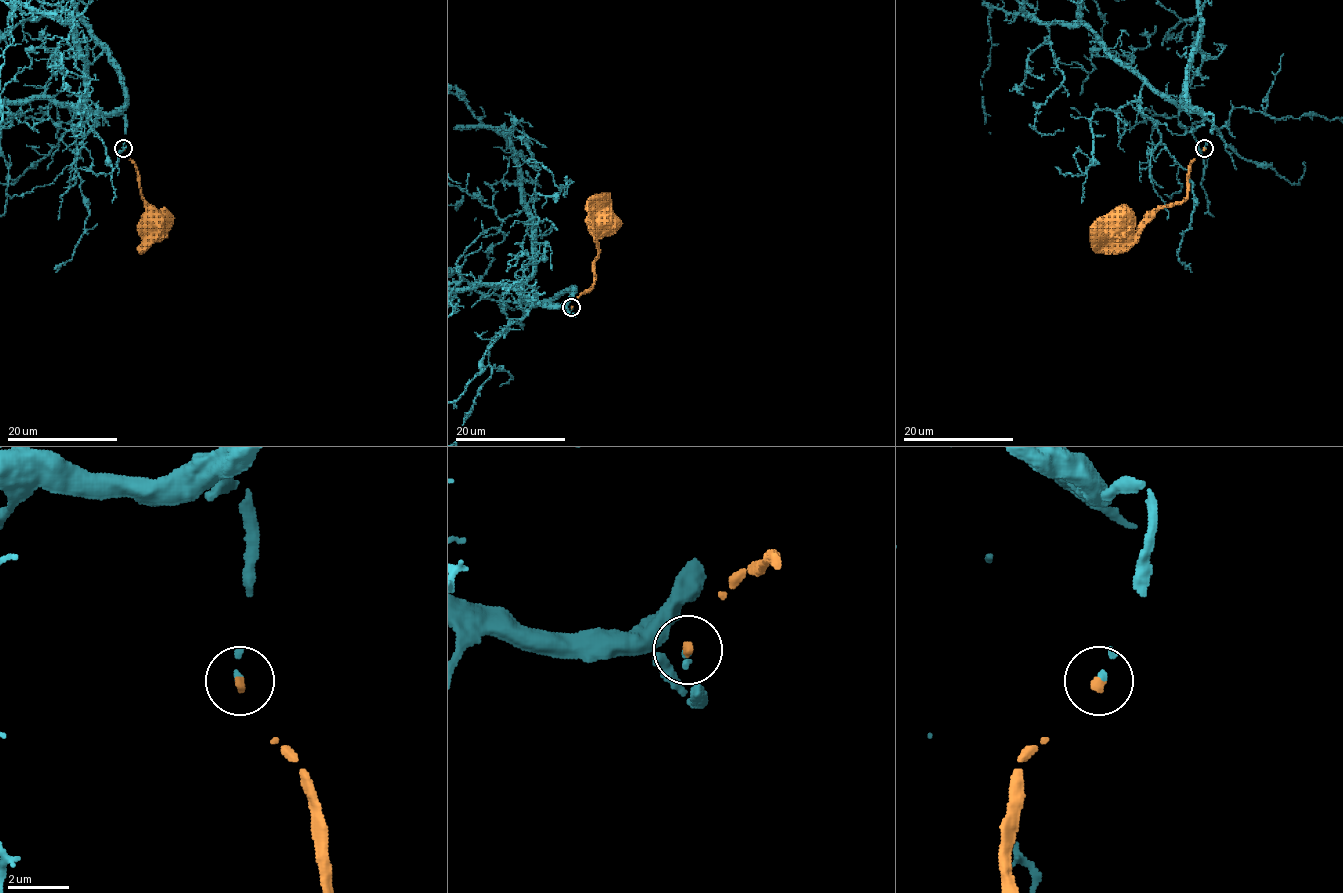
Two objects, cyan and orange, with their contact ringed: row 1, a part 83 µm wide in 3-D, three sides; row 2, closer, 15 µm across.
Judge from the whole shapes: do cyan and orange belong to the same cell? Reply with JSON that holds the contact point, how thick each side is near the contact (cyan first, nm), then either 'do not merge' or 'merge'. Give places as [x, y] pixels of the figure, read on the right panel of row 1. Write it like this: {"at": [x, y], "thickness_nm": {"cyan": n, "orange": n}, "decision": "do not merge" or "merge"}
{"at": [1204, 148], "thickness_nm": {"cyan": 150, "orange": 200}, "decision": "merge"}

